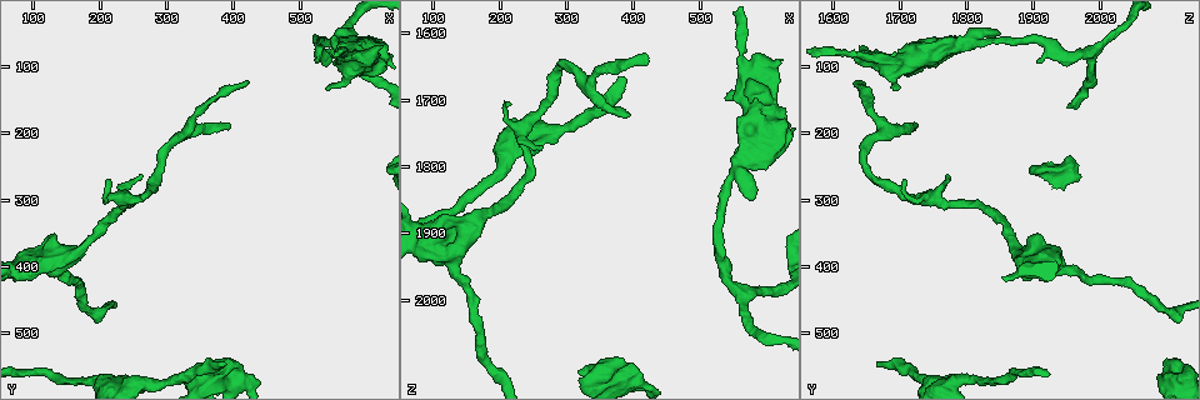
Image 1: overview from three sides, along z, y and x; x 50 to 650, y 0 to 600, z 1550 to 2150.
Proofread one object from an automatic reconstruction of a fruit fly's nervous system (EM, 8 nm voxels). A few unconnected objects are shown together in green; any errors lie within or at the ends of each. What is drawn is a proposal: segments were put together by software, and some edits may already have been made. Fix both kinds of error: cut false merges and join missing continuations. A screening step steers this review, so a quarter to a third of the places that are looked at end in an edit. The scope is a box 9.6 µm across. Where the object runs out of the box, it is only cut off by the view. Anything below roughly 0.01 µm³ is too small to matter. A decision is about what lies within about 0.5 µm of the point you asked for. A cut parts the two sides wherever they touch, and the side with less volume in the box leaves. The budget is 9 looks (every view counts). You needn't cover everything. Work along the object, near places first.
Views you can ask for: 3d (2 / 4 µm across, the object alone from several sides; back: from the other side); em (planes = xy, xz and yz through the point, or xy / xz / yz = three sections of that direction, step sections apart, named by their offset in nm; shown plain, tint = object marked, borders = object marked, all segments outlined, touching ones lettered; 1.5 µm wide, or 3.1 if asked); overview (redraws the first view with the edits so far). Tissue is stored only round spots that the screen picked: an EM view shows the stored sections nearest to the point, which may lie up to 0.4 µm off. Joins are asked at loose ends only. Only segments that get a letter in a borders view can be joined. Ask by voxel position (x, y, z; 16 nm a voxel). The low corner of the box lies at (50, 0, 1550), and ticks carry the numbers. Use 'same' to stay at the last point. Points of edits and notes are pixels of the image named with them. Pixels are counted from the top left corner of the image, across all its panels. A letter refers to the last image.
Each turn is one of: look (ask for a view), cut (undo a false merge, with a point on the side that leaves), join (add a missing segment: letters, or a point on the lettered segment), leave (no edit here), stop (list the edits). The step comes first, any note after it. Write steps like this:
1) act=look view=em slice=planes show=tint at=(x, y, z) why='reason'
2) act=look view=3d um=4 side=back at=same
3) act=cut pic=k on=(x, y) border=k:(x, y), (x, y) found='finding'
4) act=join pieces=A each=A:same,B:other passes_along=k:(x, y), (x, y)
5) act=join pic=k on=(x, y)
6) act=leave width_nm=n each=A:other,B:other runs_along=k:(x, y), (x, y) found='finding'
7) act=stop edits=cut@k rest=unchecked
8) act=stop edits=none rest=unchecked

act=look view=3d um=4 at=(395, 185, 1730) why='branch stops here'

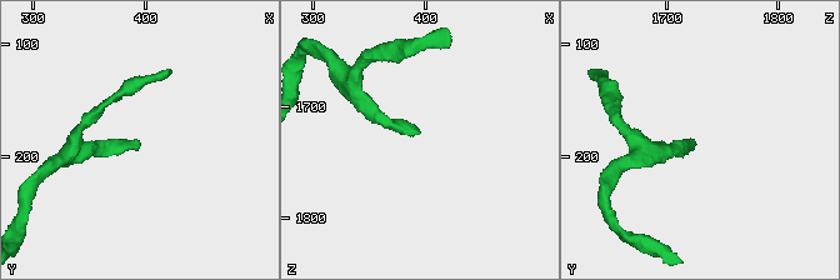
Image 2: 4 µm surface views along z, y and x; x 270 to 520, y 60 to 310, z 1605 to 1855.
act=look view=em slice=xz step=8 show=tint at=(392, 186, 1724)

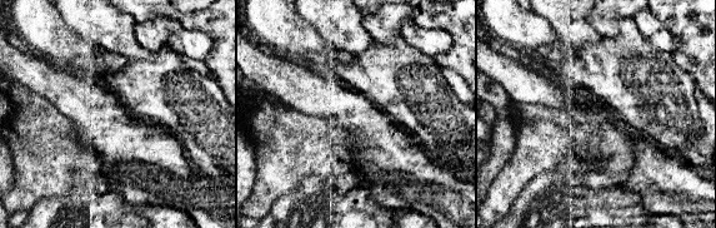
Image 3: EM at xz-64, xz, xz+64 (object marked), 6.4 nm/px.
act=look view=em slice=planes show=borders at=same why='cut it another way'

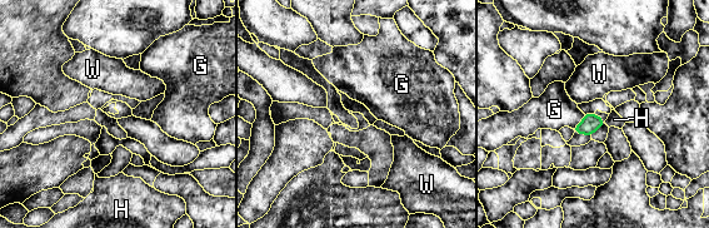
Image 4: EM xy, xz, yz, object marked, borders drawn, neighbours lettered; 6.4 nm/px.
act=leave each=G:other,H:other,W:other border=4:(584, 114), (584, 118), (573, 129) found='no lettered segment goes on from it'

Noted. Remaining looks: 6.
act=look view=em slice=planes show=borders at=(585, 90, 1660) why='a fork'

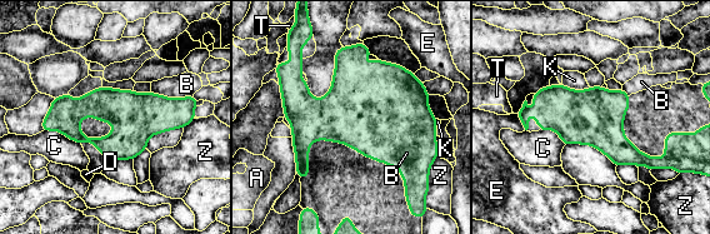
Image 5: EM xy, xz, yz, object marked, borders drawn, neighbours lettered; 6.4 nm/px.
act=leave each=A:other,B:other,C:other,D:other,E:other,K:other,T:other,Z:other runs_along=5:(184, 113), (79, 108), (45, 128) found='one neuron here'

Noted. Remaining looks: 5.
act=look view=em slice=xy step=8 show=borders at=(580, 55, 1850) why='branch stops here'

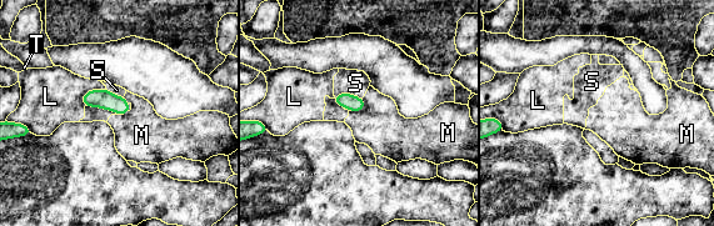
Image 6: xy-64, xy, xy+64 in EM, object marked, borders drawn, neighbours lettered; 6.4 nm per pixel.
act=leave each=L:other,M:other,S:other,T:other border=6:(363, 99), (364, 106), (351, 111) found='no lettered segment goes on from it'

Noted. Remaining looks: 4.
act=look view=3d um=4 at=(560, 80, 1990) why='three arms meet'

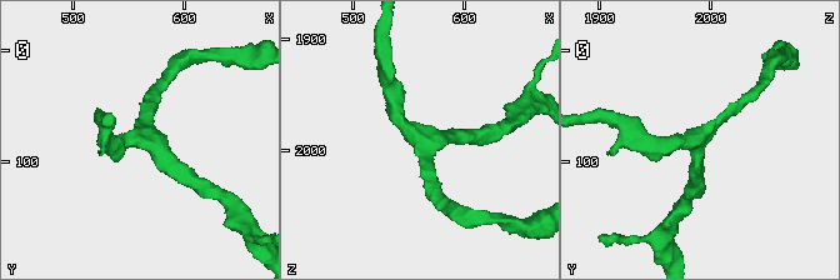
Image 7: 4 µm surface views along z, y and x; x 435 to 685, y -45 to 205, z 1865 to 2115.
act=look view=em slice=planes show=tint at=(558, 76, 1988) arms=3 arm_widths_nm=180,240,260

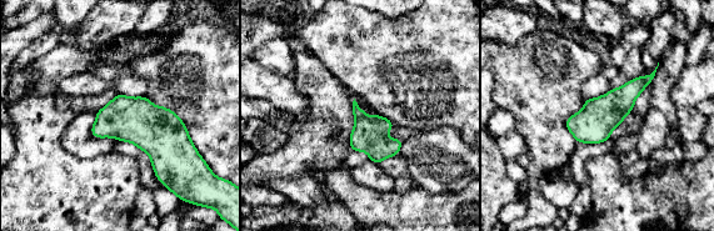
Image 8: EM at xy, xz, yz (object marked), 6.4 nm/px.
act=look view=em slice=planes show=borders at=same why='what lies round it'

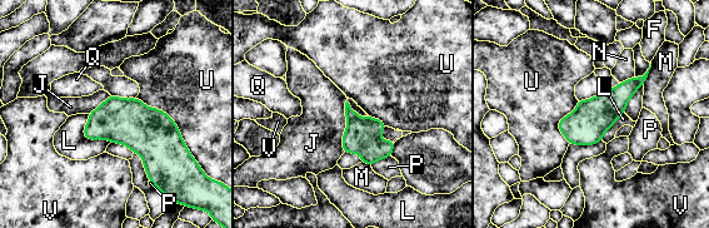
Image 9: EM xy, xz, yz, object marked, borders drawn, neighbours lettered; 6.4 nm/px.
act=leave longest_contact=U:500nm each=F:other,J:other,L:other,M:other,N:other,P:other,Q:other,U:other,V:other border=9:(136, 97), (170, 118), (191, 154) found='continuous, no second neuron'

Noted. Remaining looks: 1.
act=stop edits=none rest=unchecked

